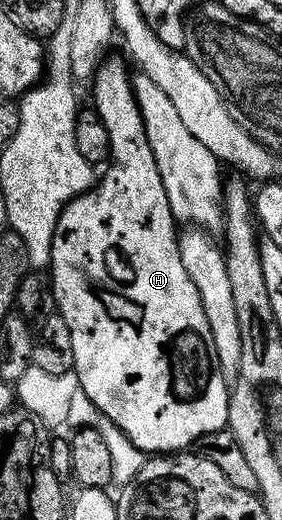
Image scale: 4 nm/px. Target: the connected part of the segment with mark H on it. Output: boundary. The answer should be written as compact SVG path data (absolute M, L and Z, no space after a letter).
M112 54L106 55L97 72L93 75L92 107L96 108L99 118L103 118L103 126L107 126L107 134L111 138L111 150L105 177L96 181L95 187L83 196L77 196L59 214L59 222L55 226L55 238L51 242L51 258L48 271L53 281L53 297L57 303L56 311L67 322L67 330L71 330L71 350L73 351L73 371L77 373L79 392L84 395L110 424L119 426L126 438L140 452L146 454L176 454L190 446L196 445L208 432L217 432L229 422L230 385L219 370L219 358L215 354L215 342L211 338L211 326L207 322L207 314L203 312L203 302L199 298L199 290L191 280L191 274L183 268L183 258L179 254L177 237L178 221L173 219L173 211L167 202L167 190L163 190L163 178L159 178L159 170L155 166L155 154L151 154L151 142L147 142L147 134L143 126L143 114L137 105L133 93L133 81L130 76L130 65Z

